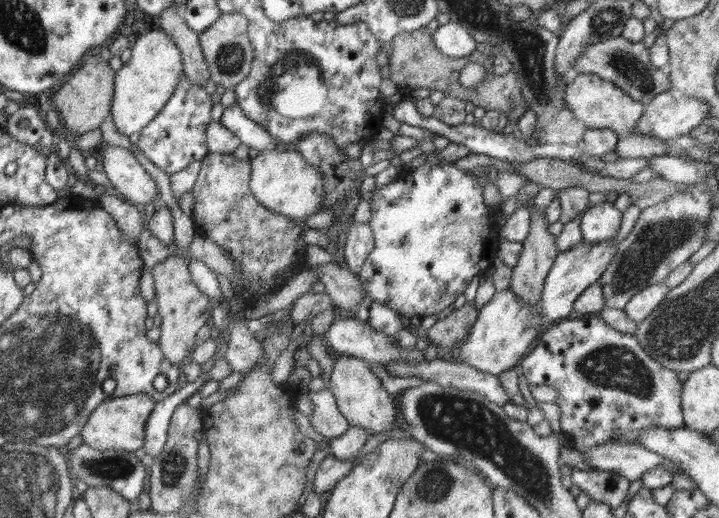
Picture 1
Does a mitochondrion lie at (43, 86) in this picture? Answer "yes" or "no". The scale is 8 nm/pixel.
no

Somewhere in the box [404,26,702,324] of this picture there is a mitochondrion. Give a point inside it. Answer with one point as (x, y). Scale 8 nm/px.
(631, 68)

